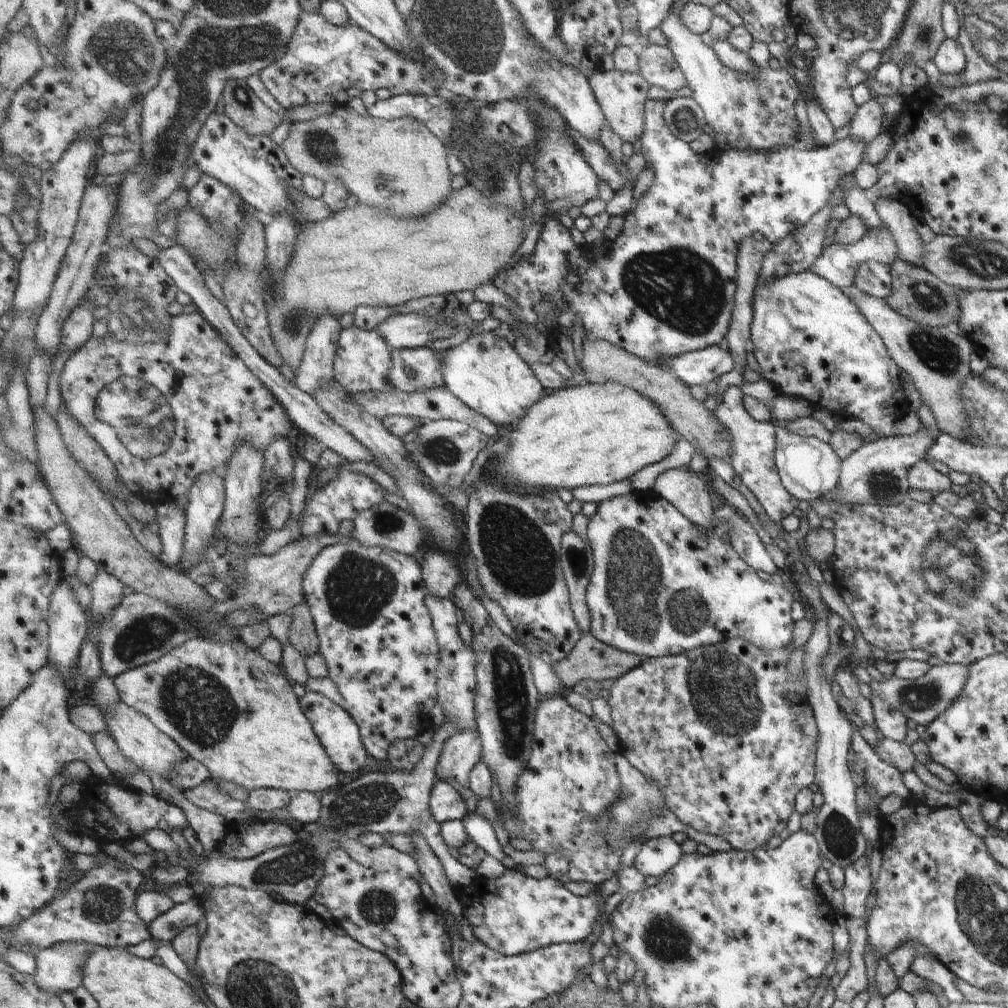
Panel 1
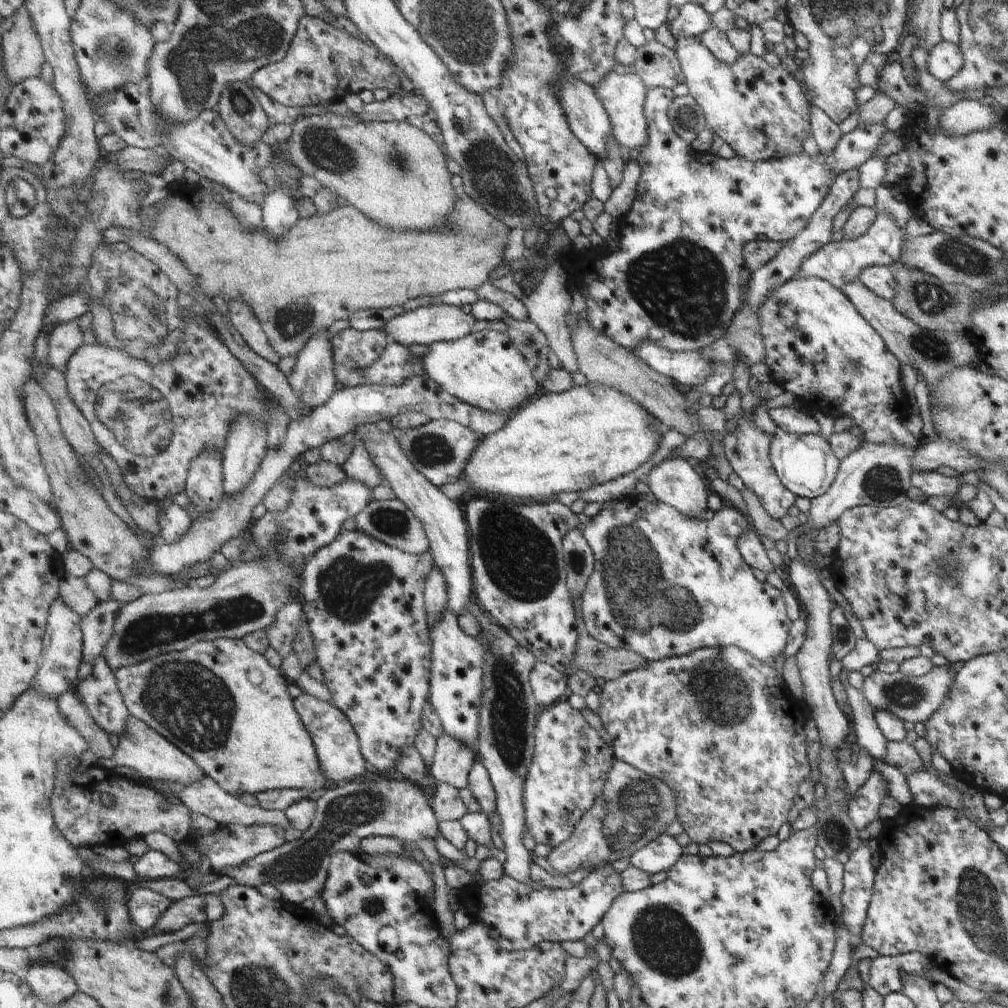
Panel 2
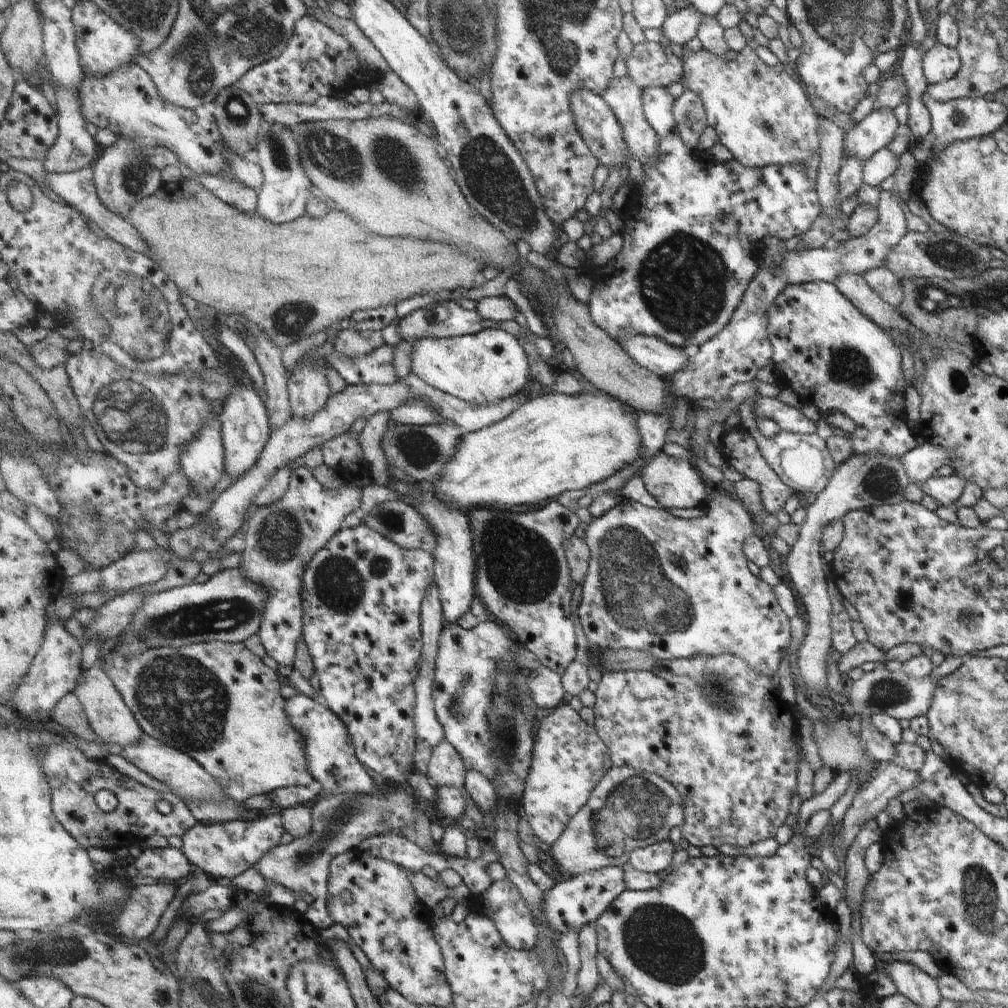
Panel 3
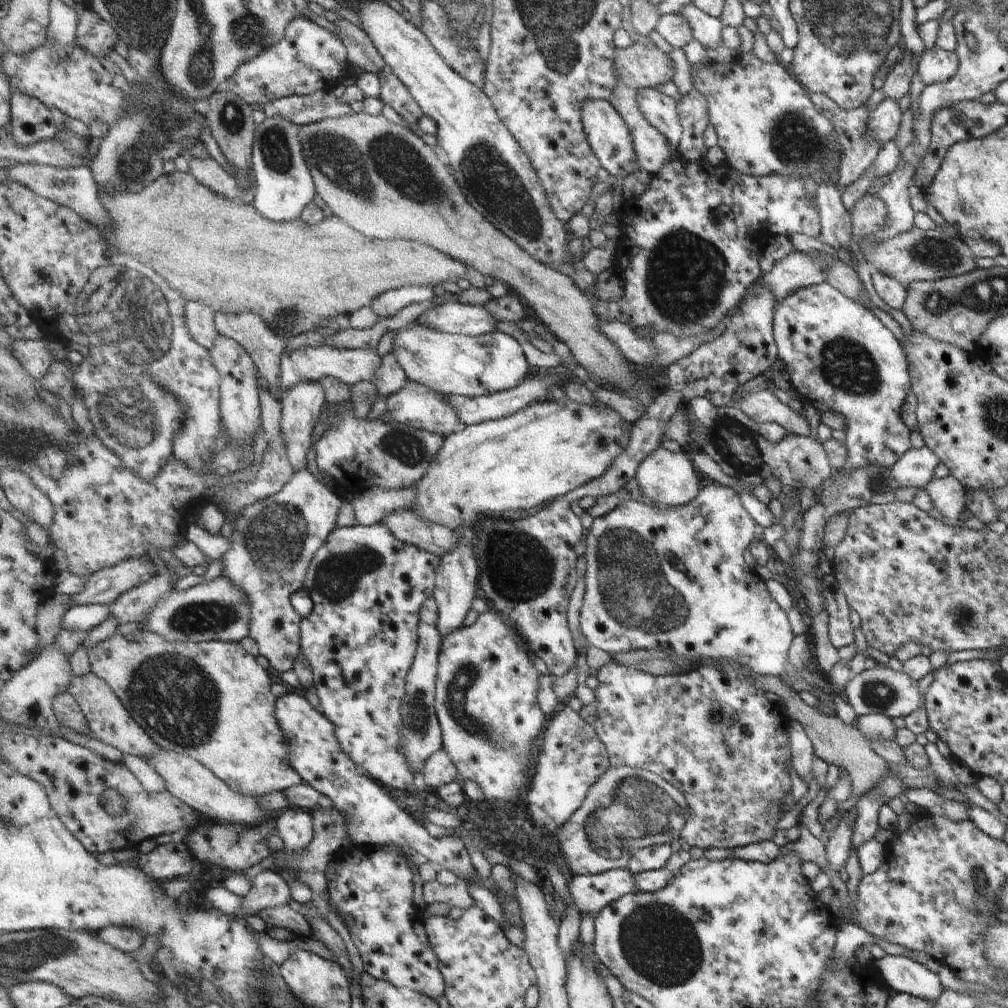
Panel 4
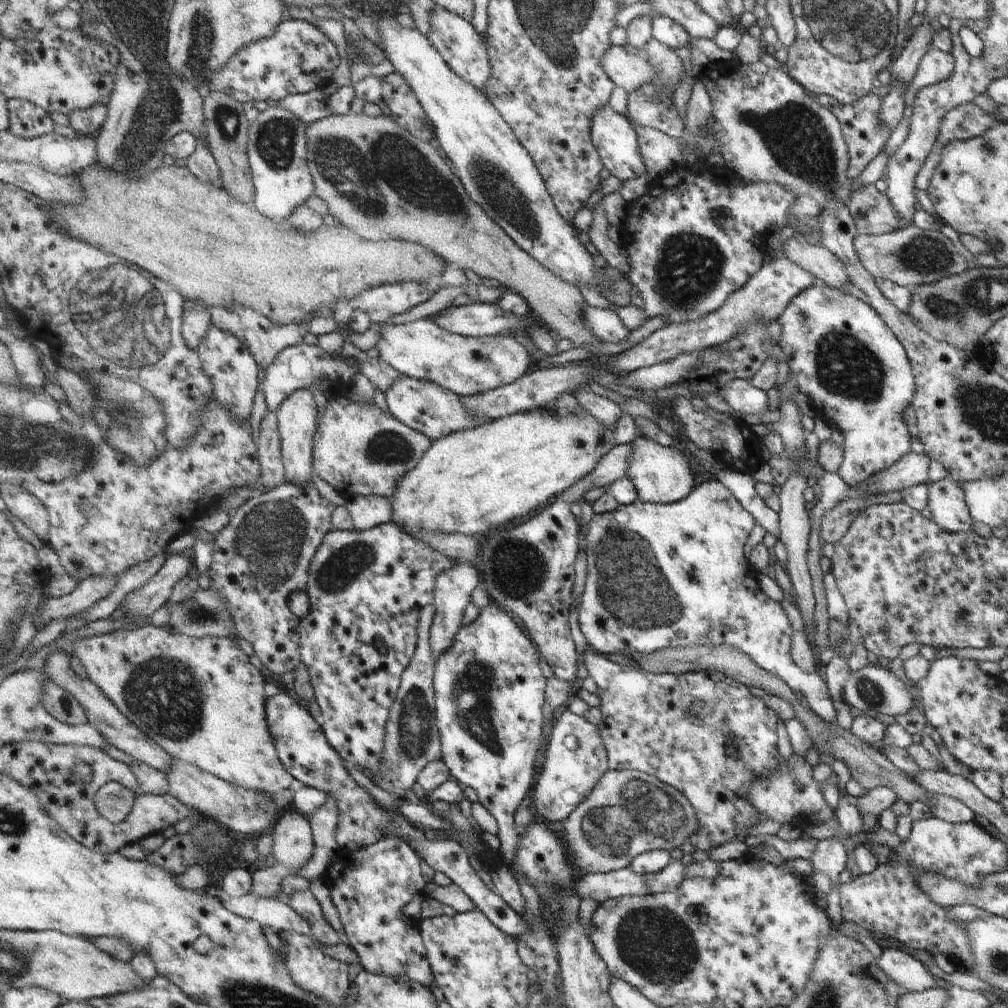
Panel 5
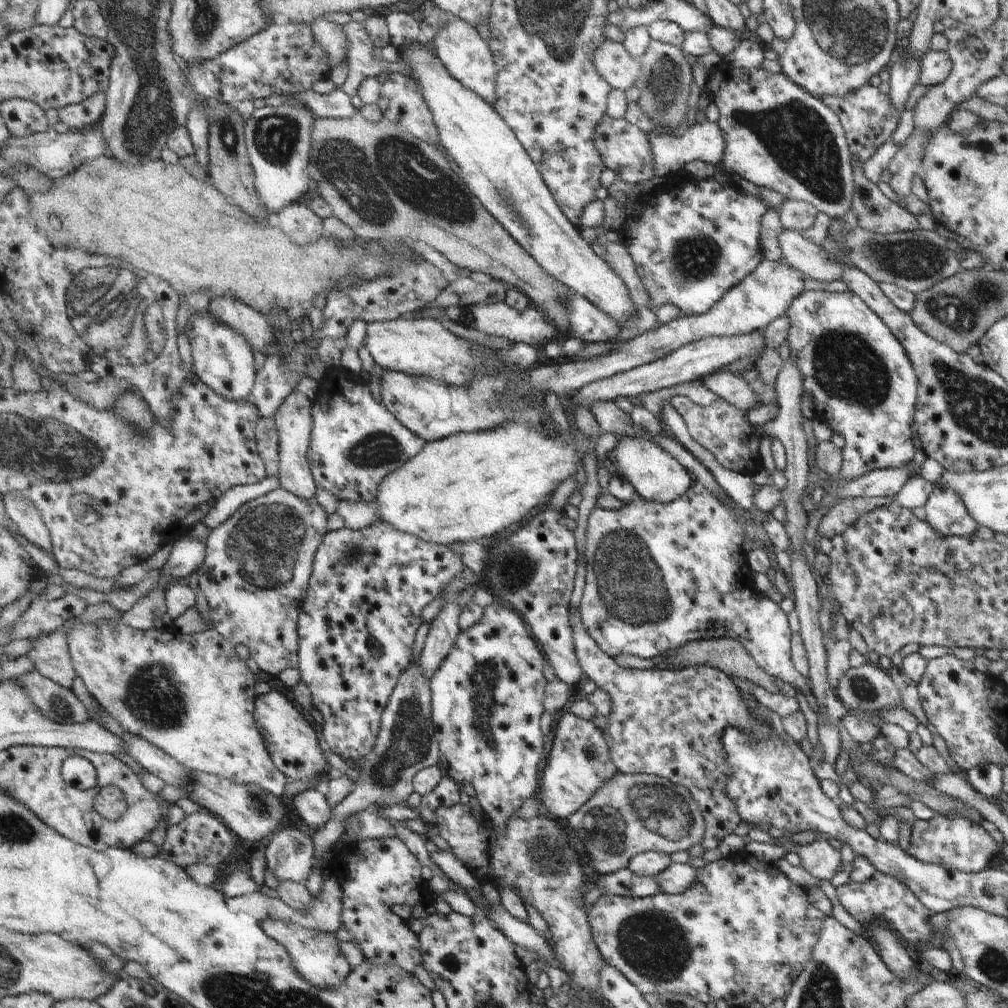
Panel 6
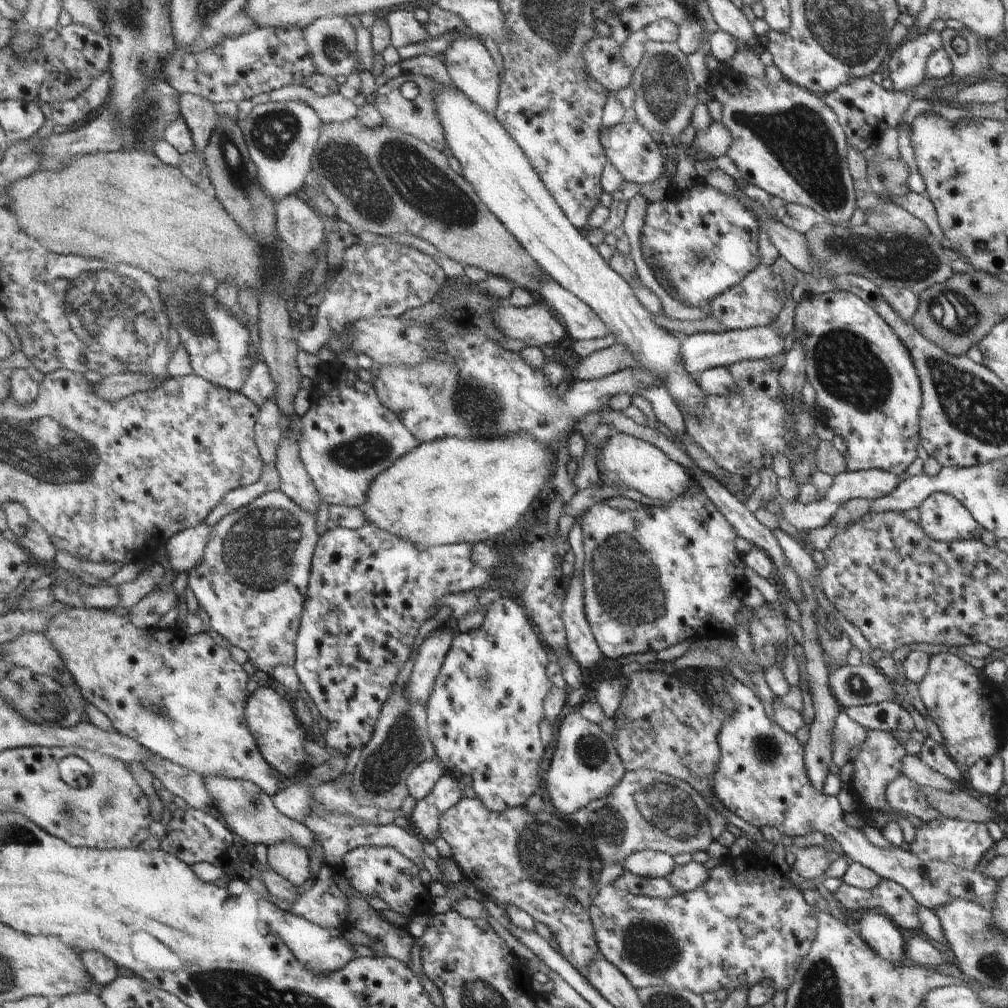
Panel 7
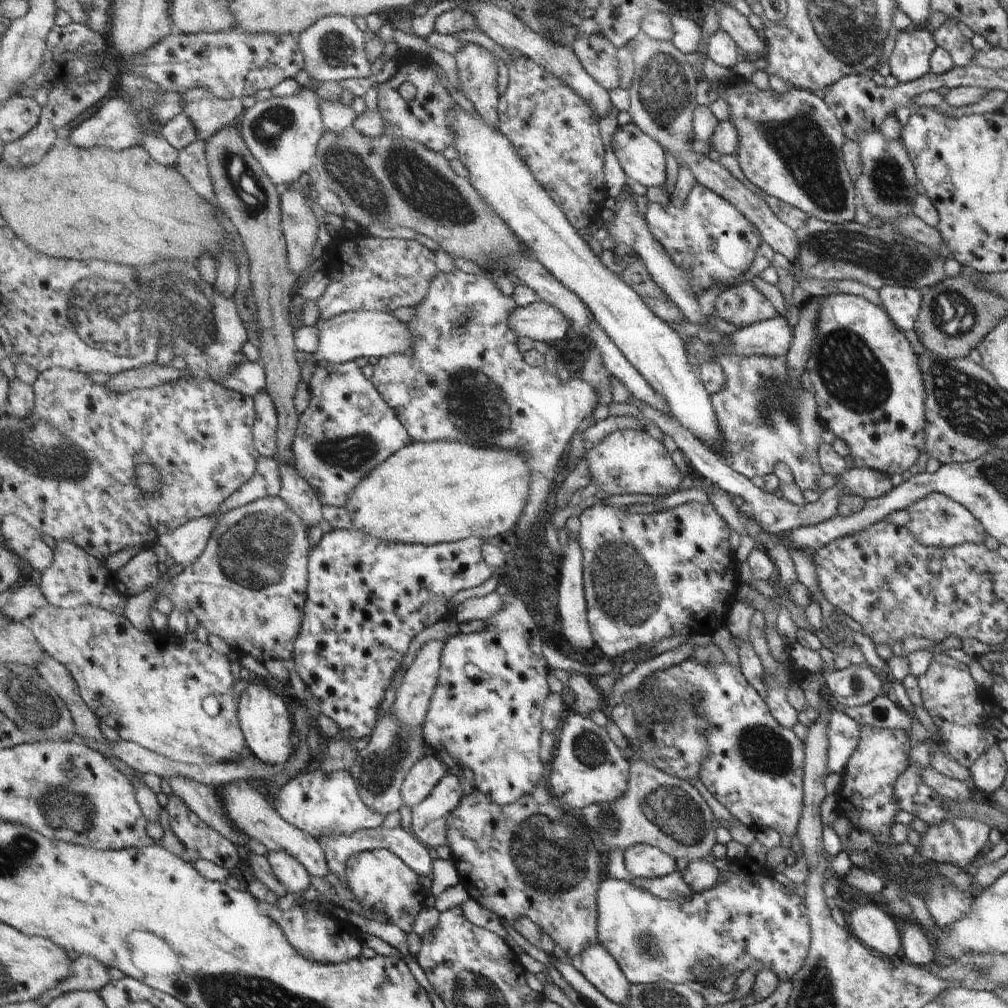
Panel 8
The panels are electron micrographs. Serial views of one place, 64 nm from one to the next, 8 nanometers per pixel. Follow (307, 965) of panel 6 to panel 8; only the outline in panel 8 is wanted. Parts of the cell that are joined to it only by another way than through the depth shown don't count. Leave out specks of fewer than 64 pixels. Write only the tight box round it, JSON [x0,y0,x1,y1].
[257,900,363,964]

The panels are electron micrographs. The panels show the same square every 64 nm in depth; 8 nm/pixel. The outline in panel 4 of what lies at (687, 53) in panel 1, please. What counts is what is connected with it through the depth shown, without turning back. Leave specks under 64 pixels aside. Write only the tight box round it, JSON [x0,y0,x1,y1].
[690,52,841,185]

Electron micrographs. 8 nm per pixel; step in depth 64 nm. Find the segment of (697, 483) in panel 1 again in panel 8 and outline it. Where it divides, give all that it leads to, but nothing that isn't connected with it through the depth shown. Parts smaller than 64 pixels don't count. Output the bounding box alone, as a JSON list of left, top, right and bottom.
[586,429,685,496]

